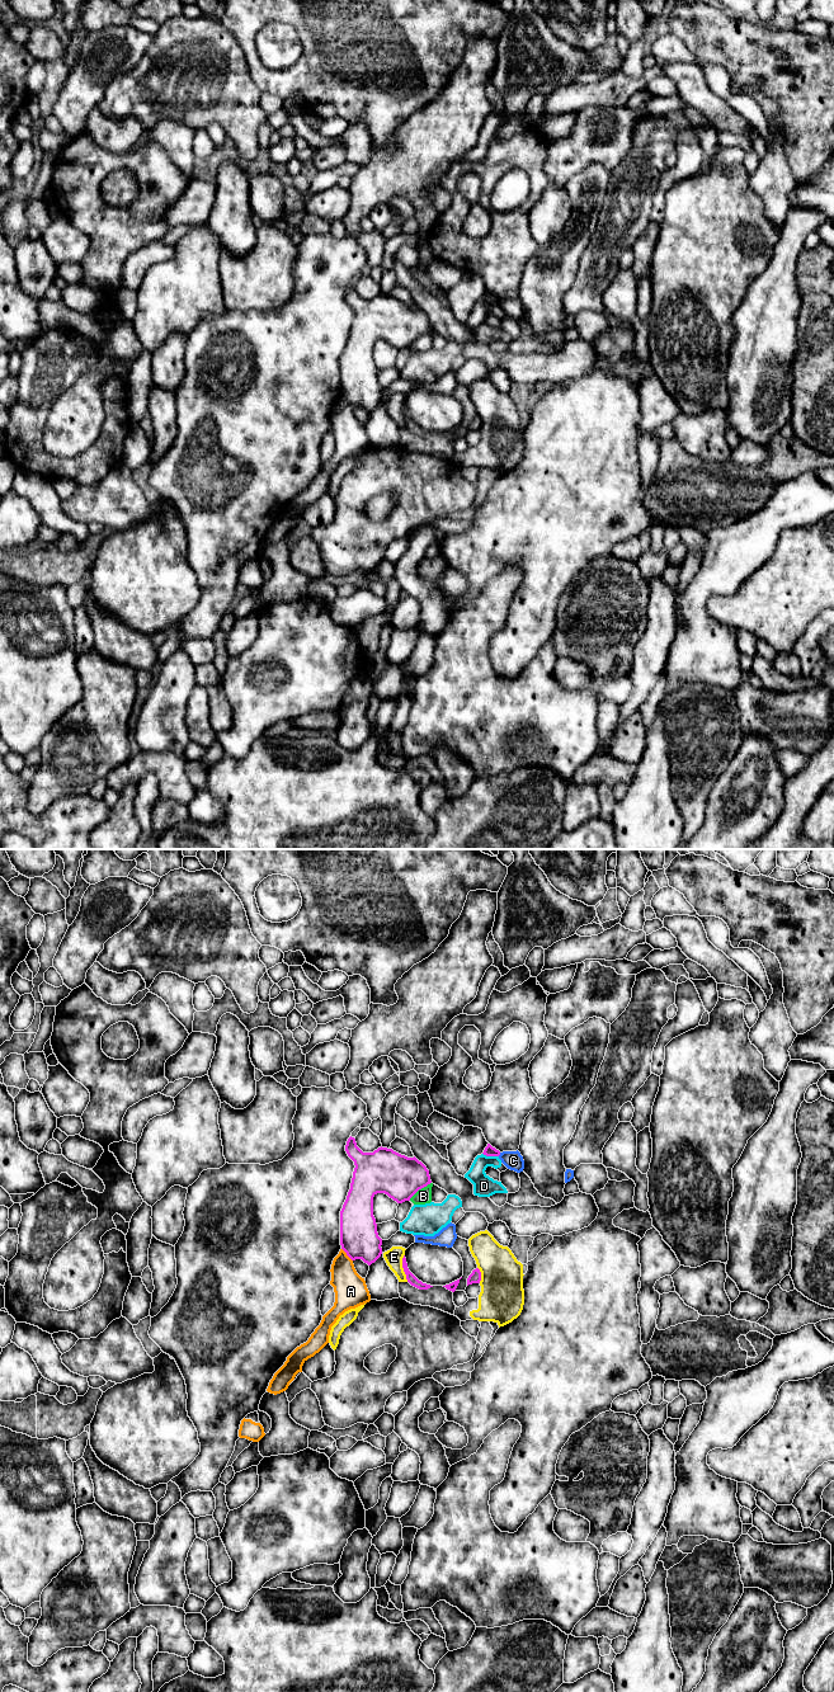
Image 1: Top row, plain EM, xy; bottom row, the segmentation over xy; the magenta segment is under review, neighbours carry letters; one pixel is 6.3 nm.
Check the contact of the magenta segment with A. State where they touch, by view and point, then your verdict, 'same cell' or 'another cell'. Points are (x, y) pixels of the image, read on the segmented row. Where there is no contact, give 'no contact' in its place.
meets magenta in xy at (347, 1254); another cell

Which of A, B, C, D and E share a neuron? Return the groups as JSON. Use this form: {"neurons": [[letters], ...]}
{"neurons": [["A"], ["B"], ["C"], ["D"], ["E"]]}

